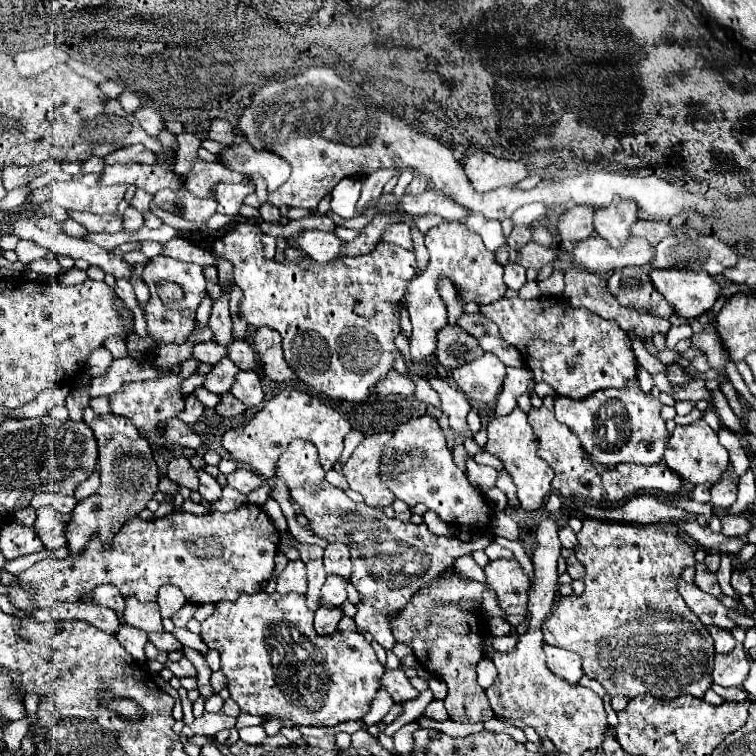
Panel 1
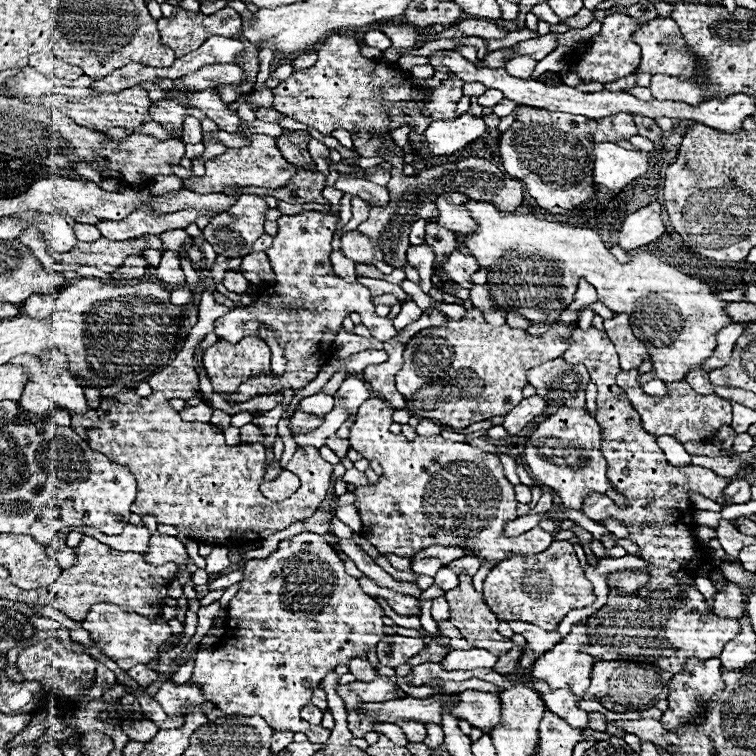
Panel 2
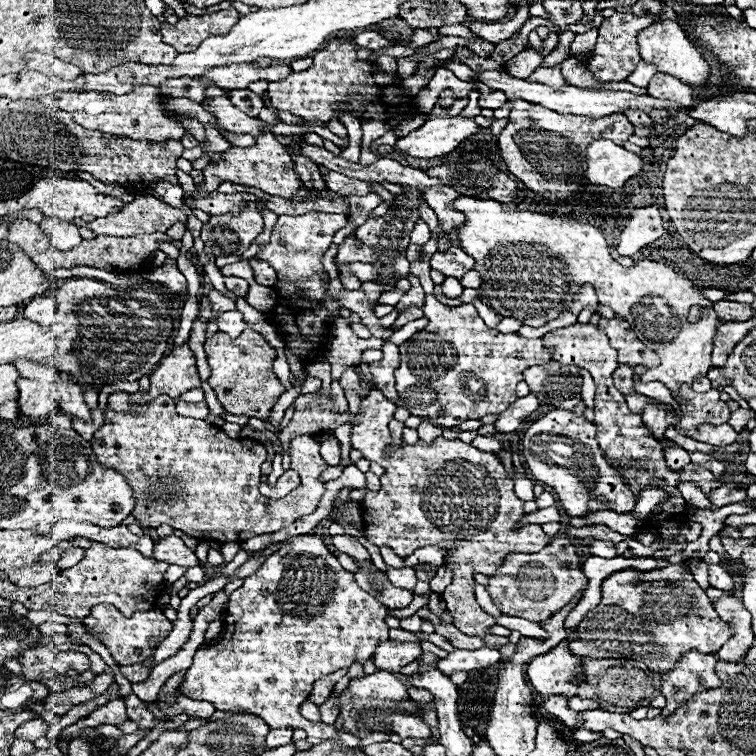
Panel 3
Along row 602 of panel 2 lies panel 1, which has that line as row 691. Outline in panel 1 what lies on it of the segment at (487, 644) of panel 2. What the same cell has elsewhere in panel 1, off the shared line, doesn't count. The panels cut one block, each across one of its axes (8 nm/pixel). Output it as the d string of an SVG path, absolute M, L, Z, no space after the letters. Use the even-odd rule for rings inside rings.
M444 572L440 578L432 580L430 586L420 588L412 600L392 618L390 628L398 642L410 646L418 662L430 672L438 674L448 684L448 696L444 705L449 719L456 722L486 722L494 718L494 712L486 698L484 688L476 682L476 664L482 660L482 638L484 622L476 612L462 612L456 604L460 600L482 600L484 586L480 582L462 582L458 576ZM438 602L444 602L438 606Z

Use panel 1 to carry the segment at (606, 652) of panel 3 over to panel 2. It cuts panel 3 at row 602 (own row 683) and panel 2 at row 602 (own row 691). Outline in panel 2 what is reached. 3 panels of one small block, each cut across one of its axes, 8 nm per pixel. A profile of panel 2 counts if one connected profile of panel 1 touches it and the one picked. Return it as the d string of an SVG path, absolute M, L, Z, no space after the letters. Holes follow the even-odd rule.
M688 586L684 592L680 588L654 590L650 598L638 594L622 596L618 588L608 588L606 606L588 616L586 630L588 644L584 652L594 658L646 662L678 674L690 656L718 658L724 644L736 636L738 622L712 614L696 586Z

